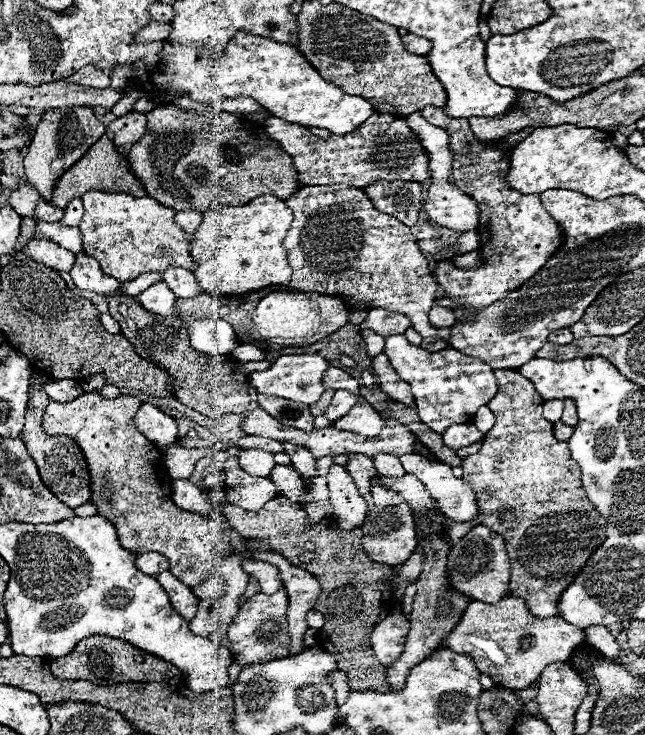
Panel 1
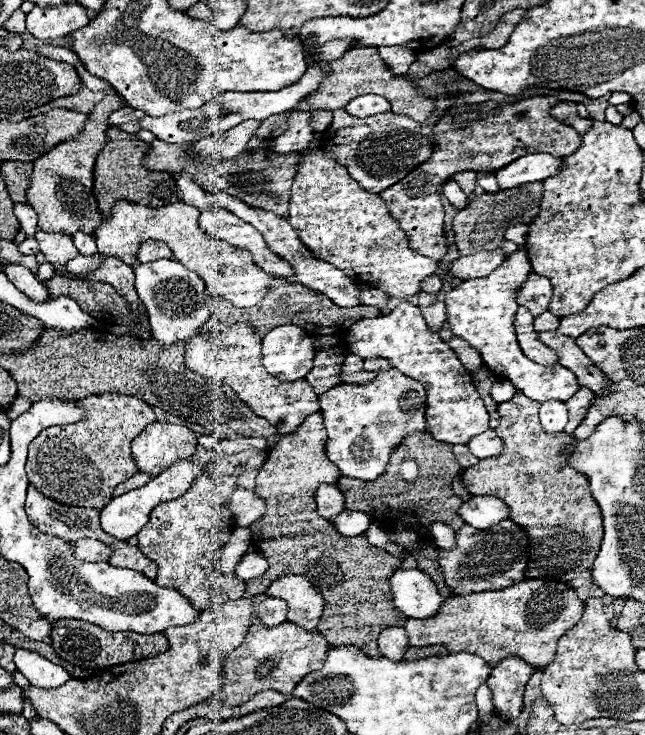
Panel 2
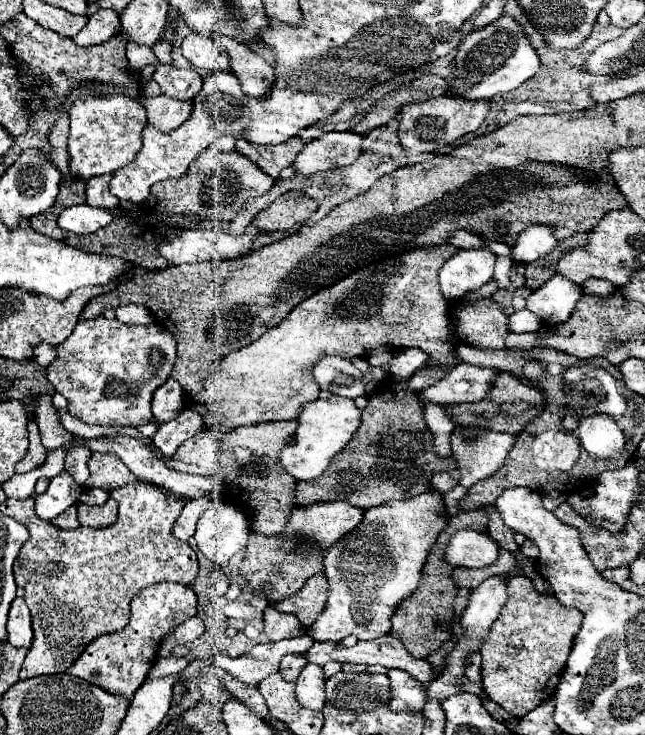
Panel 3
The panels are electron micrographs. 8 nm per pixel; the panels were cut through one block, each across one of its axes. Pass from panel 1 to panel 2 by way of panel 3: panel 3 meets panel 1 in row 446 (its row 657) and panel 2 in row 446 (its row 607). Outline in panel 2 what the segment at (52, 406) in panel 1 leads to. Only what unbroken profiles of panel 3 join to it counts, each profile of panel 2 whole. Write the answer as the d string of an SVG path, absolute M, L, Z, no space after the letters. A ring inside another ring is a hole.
M154 422L136 436L132 454L140 472L156 476L160 470L172 466L172 462L178 462L180 458L192 458L196 446L196 436L186 426Z

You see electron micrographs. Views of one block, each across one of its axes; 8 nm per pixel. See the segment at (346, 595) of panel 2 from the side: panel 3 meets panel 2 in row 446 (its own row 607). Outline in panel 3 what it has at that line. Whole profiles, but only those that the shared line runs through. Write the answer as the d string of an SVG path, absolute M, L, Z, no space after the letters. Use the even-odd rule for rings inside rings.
M316 574L306 580L306 584L292 596L274 604L276 610L294 614L304 628L310 628L312 622L320 616L328 600L328 580L324 574Z

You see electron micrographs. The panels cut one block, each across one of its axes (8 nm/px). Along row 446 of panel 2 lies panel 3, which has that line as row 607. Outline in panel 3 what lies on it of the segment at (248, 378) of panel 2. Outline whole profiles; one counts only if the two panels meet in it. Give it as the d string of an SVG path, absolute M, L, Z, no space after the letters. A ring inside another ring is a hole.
M268 605L264 611L264 634L270 640L284 640L284 638L296 638L304 634L304 626L292 614L280 612L272 605Z

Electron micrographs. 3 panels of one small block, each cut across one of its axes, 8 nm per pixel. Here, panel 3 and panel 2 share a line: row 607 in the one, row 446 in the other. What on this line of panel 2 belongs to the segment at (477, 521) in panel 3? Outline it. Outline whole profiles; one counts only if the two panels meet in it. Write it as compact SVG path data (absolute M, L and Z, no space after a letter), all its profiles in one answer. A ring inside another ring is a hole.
M418 432L412 434L410 438L406 438L390 456L390 464L386 468L386 472L374 480L374 482L360 482L354 478L346 478L340 476L336 486L340 488L340 492L344 492L346 496L346 506L354 508L354 510L362 510L368 512L368 516L374 516L372 510L372 502L384 502L386 504L386 516L382 520L392 520L386 522L386 526L398 526L402 524L406 530L414 532L418 536L418 540L422 542L420 550L410 550L410 554L414 558L418 558L418 568L424 570L438 588L446 586L444 578L442 578L442 570L438 564L438 548L432 542L430 536L430 526L434 522L442 522L448 524L450 528L454 528L456 532L464 526L464 520L458 514L458 508L462 504L462 500L458 496L452 494L452 482L454 478L462 472L460 464L456 462L454 454L452 454L452 444L440 442L436 438L432 438L432 434L428 432ZM406 460L414 460L418 464L418 478L414 482L406 482L400 478L400 464Z

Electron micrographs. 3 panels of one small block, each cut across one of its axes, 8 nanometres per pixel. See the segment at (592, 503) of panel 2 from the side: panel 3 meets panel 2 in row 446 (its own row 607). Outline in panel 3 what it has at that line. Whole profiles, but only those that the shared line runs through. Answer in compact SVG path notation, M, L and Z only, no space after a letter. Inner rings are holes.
M526 576L508 580L508 602L490 626L480 648L482 684L490 700L518 718L532 712L550 698L564 672L572 642L582 626L582 614L576 608L564 608L560 602L548 602L536 592Z

